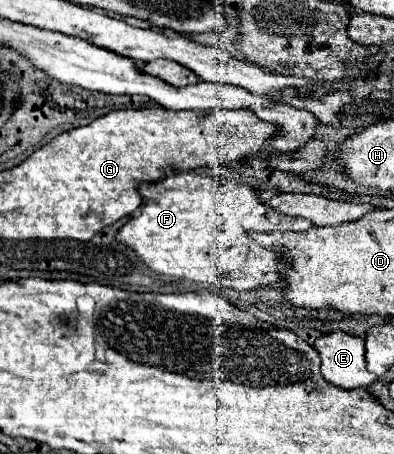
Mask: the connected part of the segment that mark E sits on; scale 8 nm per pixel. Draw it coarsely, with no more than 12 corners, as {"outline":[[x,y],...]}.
{"outline":[[332,331],[314,347],[322,375],[342,389],[376,381],[362,337]]}

